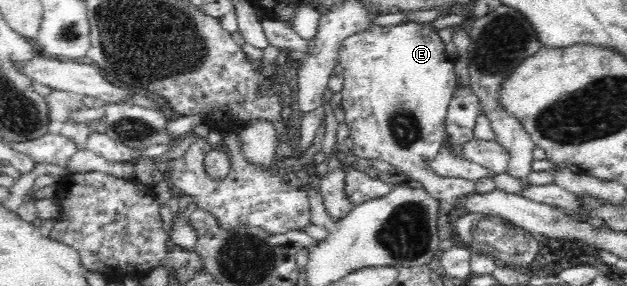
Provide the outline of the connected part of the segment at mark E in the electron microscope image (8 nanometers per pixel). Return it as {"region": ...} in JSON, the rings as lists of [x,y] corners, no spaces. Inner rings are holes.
{"region":[[[419,21],[373,25],[343,40],[338,61],[345,77],[341,107],[357,157],[387,161],[451,207],[459,208],[476,193],[475,183],[468,179],[446,179],[428,171],[428,161],[439,151],[448,105],[457,89],[454,59],[447,56],[439,30]]]}

